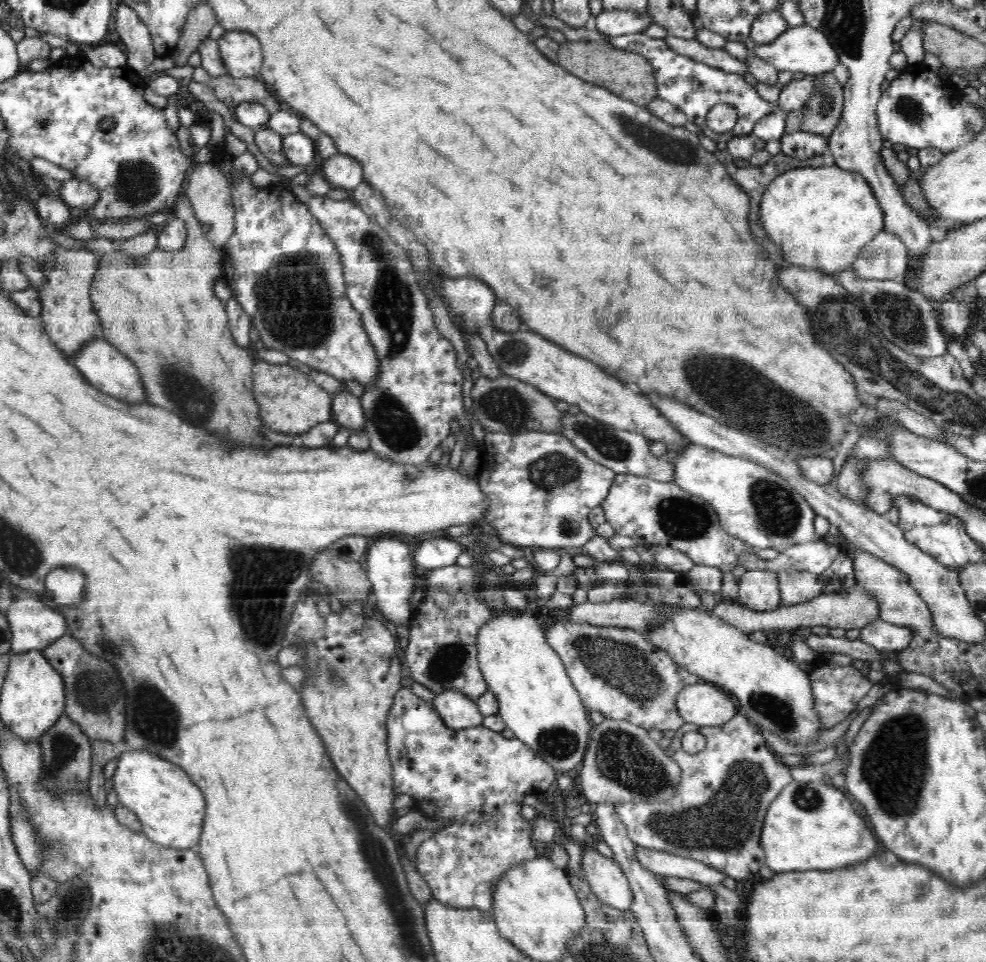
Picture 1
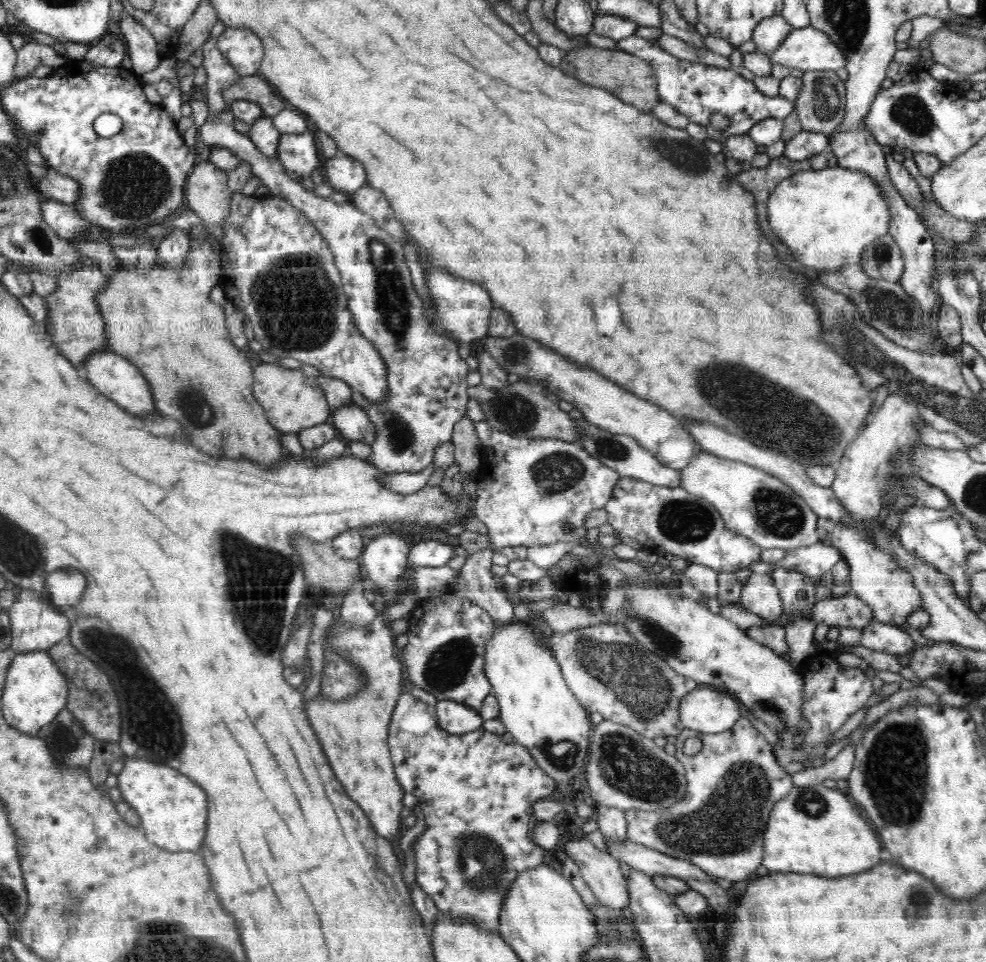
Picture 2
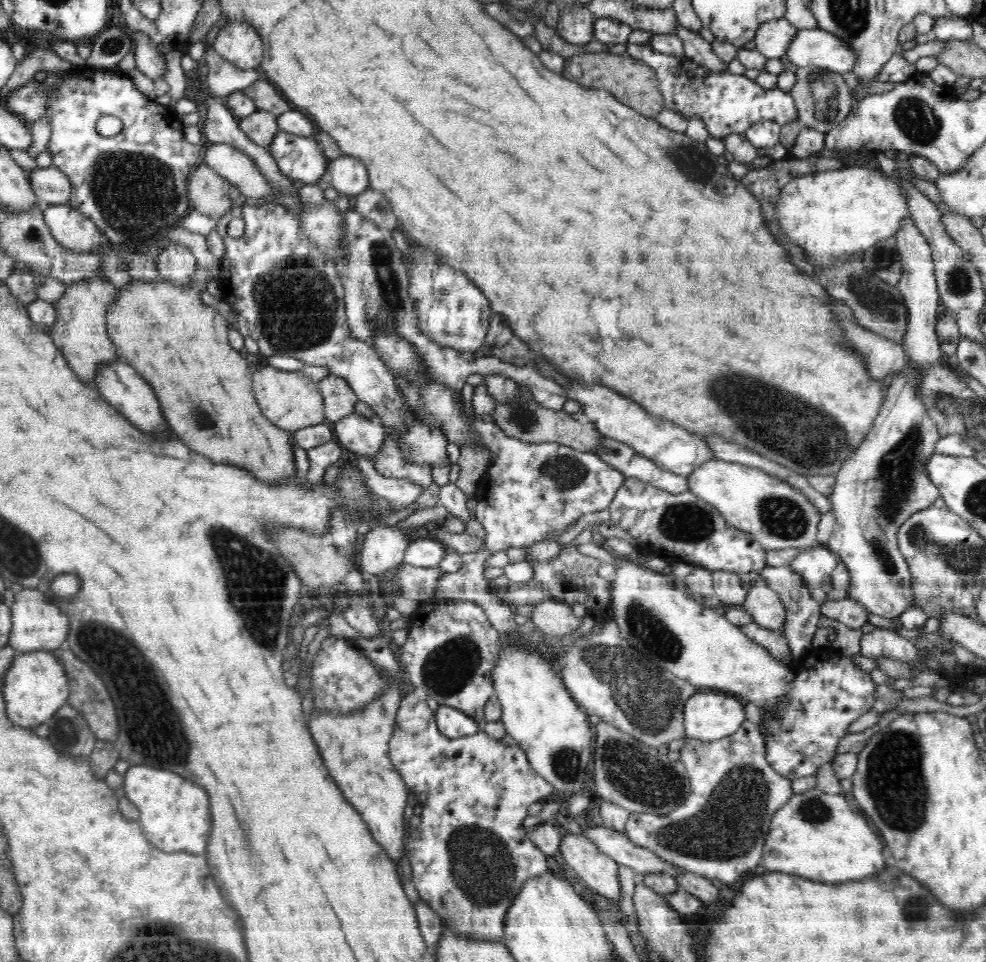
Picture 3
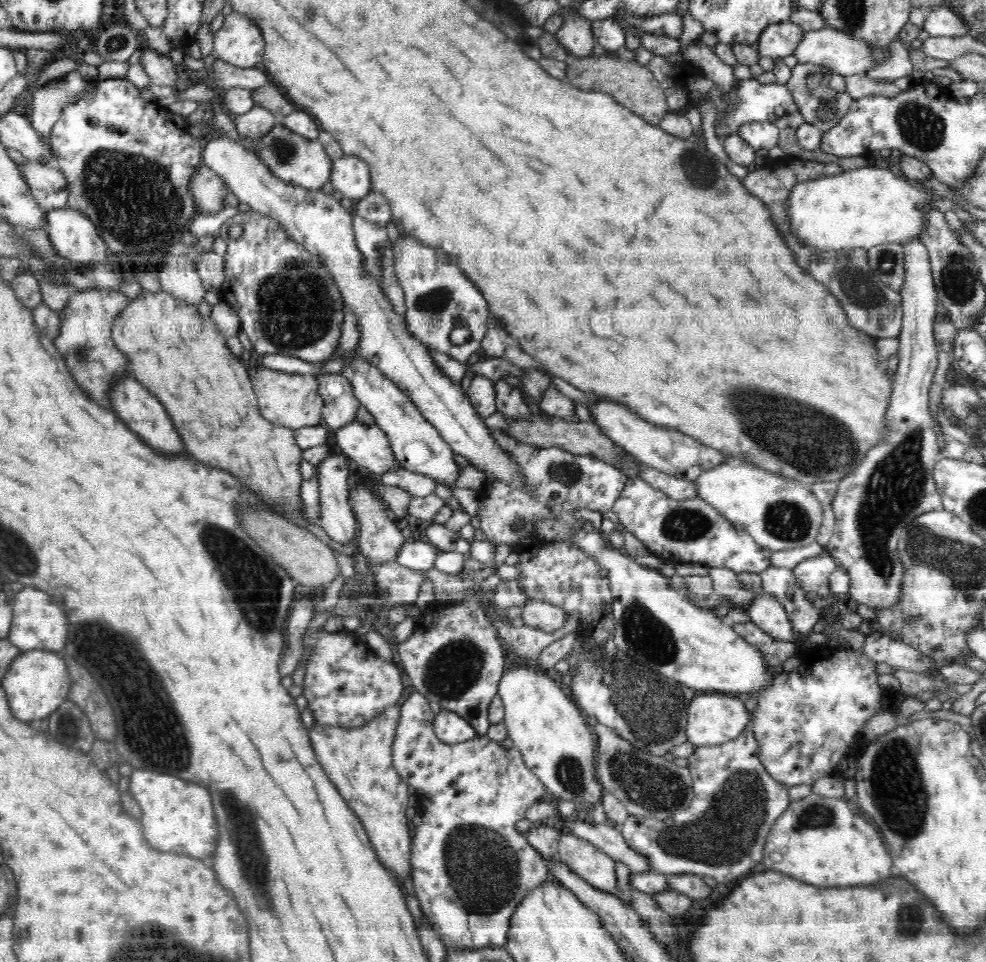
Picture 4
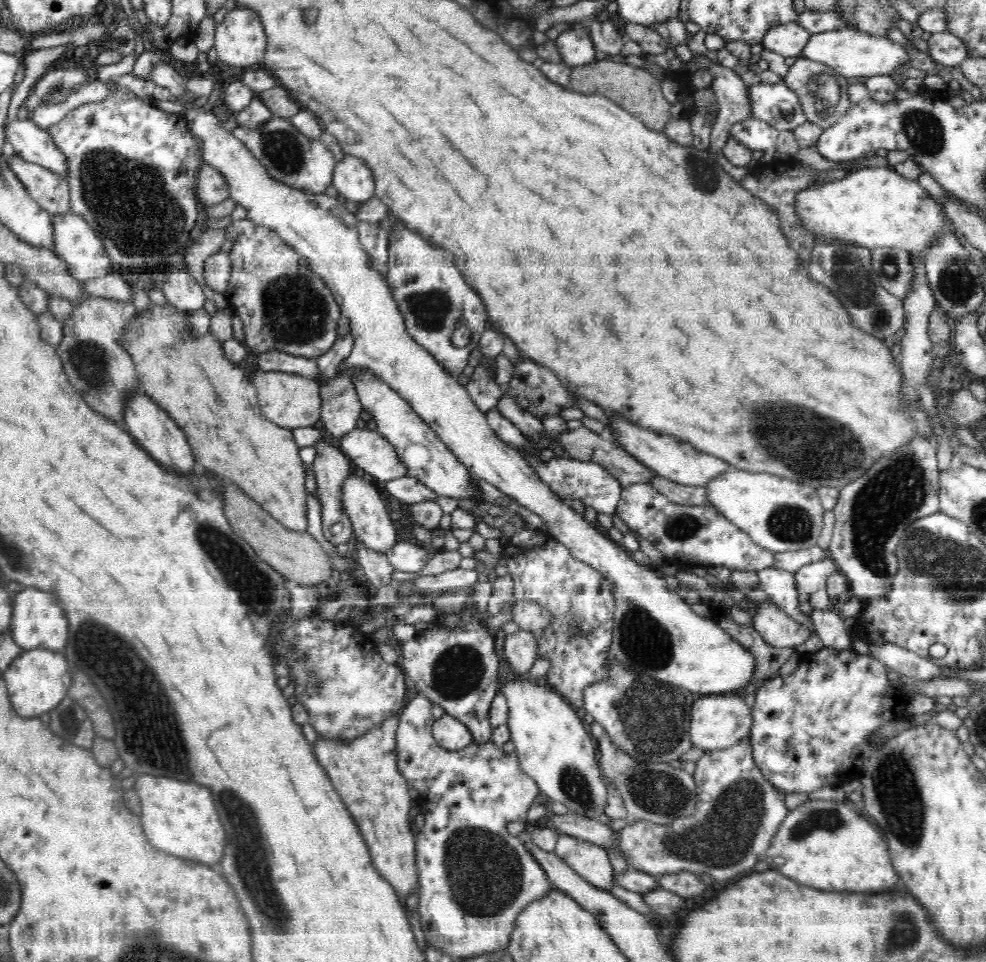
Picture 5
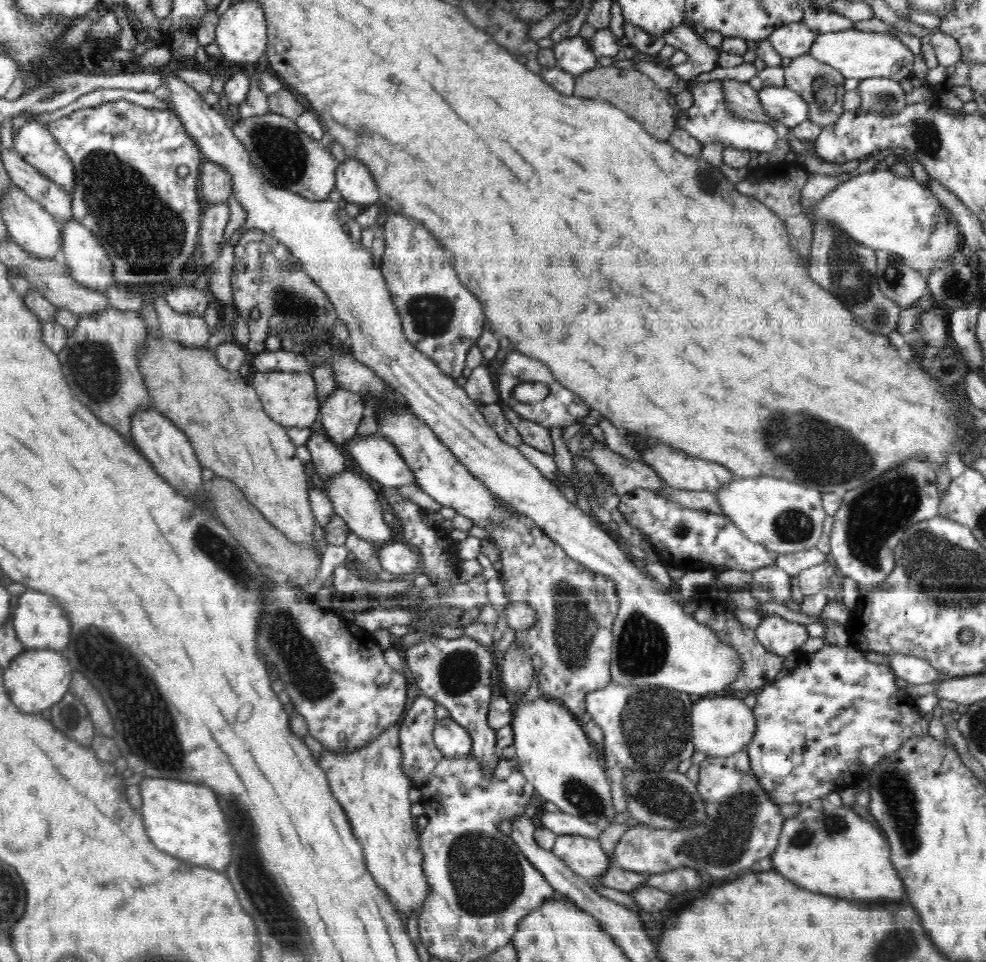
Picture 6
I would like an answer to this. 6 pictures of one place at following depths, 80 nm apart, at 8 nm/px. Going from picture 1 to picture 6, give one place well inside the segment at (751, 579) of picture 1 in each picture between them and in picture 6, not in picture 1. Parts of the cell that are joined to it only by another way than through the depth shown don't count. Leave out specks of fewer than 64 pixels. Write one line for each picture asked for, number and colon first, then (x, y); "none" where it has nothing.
2: (760, 595)
3: (764, 604)
4: (766, 612)
5: (774, 625)
6: (781, 637)

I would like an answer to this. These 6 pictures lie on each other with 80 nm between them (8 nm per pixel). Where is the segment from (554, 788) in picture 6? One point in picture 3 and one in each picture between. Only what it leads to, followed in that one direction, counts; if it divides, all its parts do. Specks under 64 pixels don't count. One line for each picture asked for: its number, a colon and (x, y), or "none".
3: (539, 712)
4: (545, 724)
5: (554, 748)

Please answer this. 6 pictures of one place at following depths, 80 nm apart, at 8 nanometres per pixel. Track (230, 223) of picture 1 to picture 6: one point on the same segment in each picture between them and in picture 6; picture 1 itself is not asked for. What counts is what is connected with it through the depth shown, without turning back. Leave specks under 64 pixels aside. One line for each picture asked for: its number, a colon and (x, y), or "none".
2: (206, 193)
3: (208, 193)
4: (209, 192)
5: (211, 189)
6: (216, 184)

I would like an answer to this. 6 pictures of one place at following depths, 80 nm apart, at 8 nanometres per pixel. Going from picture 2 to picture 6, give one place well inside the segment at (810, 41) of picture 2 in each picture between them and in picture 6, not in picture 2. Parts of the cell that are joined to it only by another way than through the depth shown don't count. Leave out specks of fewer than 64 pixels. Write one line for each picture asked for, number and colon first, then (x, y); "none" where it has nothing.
3: (818, 48)
4: (847, 55)
5: (850, 53)
6: (857, 54)

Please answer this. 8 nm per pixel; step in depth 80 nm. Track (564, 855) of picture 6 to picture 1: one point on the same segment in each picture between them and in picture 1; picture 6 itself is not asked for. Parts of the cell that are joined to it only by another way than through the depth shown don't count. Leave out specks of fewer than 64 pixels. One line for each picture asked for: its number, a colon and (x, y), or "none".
1: (606, 878)
2: (601, 871)
3: (598, 872)
4: (594, 866)
5: (590, 861)

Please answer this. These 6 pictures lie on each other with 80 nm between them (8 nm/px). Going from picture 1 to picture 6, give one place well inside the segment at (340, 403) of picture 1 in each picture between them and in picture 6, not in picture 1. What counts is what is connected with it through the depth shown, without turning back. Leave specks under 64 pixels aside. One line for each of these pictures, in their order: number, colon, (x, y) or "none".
2: (353, 422)
3: (359, 436)
4: (366, 444)
5: (374, 455)
6: (376, 456)

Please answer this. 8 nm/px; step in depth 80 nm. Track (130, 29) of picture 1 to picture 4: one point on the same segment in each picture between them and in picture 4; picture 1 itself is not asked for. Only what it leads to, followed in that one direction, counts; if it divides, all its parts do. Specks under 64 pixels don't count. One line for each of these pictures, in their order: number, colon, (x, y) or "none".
2: (142, 48)
3: (149, 60)
4: (160, 68)

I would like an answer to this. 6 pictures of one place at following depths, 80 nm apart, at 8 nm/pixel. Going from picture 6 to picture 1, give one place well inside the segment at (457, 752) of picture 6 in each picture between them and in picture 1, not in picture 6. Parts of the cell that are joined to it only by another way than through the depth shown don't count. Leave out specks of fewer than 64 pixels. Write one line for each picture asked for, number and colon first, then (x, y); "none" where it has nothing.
1: (457, 710)
2: (454, 717)
3: (454, 723)
4: (449, 727)
5: (449, 732)

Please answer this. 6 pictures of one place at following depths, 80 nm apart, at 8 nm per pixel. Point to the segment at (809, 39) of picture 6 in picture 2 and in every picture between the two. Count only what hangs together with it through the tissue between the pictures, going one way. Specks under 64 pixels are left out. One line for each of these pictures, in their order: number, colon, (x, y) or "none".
2: (769, 33)
3: (771, 39)
4: (778, 40)
5: (789, 39)

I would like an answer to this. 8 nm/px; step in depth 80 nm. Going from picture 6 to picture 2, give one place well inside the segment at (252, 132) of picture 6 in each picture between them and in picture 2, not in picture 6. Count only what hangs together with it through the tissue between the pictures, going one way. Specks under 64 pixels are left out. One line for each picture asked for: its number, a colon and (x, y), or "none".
2: (298, 153)
3: (299, 157)
4: (293, 158)
5: (290, 157)

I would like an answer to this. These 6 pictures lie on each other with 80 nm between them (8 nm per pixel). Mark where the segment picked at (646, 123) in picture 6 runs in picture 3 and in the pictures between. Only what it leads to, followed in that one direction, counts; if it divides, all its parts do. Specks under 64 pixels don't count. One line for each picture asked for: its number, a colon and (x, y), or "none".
3: (633, 82)
4: (632, 85)
5: (635, 89)

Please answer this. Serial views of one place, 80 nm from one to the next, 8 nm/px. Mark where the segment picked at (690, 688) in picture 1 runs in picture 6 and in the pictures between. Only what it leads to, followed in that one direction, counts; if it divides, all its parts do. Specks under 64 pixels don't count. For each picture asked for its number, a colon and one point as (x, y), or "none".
2: (706, 710)
3: (707, 715)
4: (712, 719)
5: (715, 722)
6: (720, 726)

